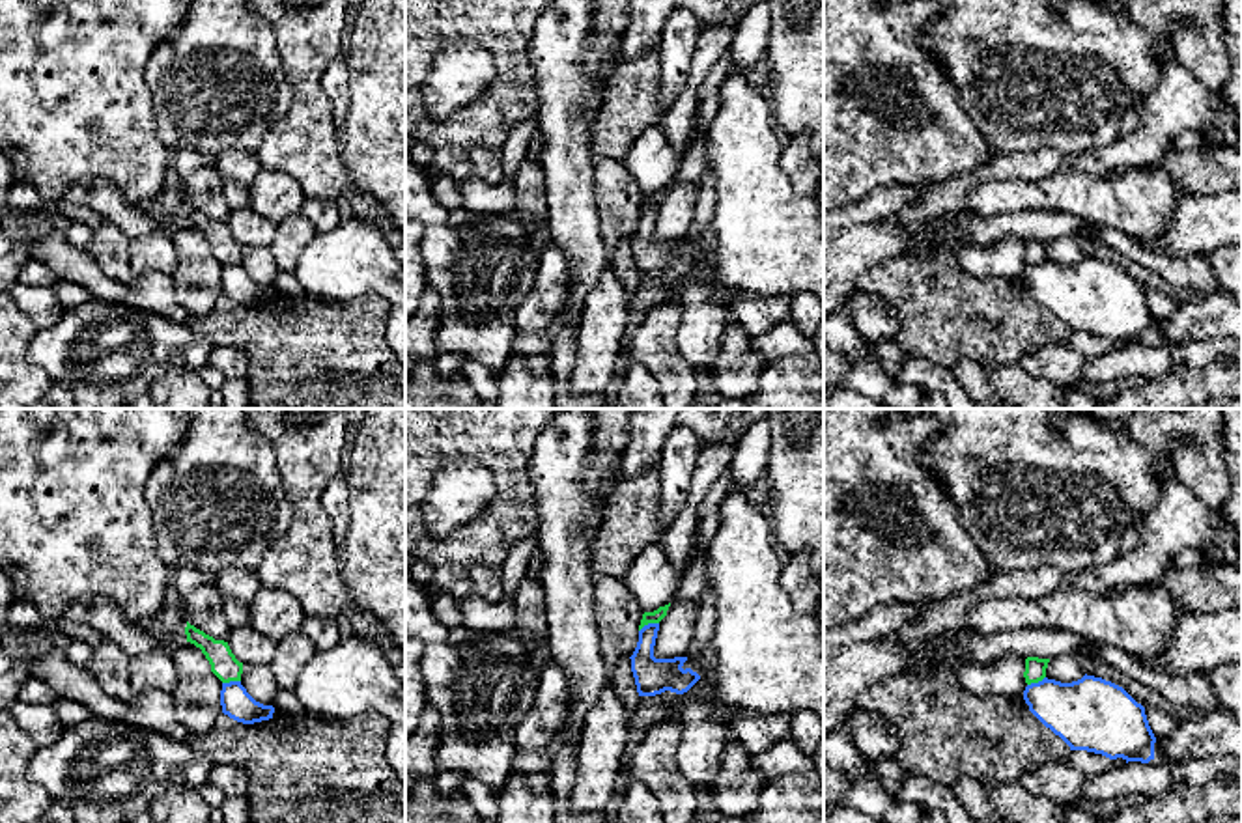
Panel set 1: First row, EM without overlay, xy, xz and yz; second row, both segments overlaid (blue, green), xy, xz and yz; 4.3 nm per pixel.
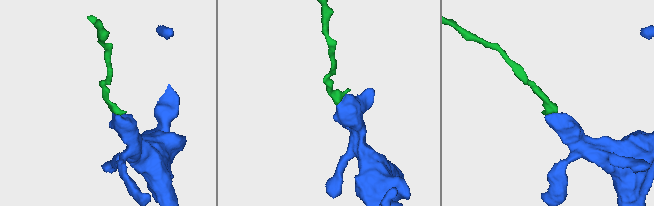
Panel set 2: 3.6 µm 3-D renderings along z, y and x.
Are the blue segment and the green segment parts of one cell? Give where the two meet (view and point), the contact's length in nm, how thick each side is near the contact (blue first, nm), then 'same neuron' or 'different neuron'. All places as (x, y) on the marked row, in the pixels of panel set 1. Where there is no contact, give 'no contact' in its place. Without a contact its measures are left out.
contact xz (649, 624); length 100 nm; calibres 160 and 60 nm; different neuron

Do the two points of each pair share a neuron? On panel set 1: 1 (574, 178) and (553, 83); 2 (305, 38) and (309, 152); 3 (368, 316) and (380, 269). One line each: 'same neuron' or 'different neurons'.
1: same neuron
2: same neuron
3: different neurons

